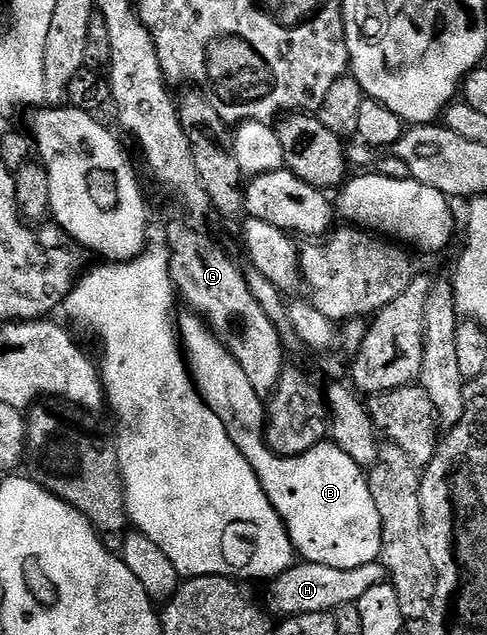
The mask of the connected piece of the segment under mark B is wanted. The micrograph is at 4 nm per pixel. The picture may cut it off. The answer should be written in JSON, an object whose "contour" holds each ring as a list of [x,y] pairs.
{"contour":[[[188,313],[189,315],[180,316],[179,319],[179,342],[183,348],[185,361],[189,369],[189,374],[193,377],[193,382],[197,385],[197,392],[205,399],[205,404],[215,413],[215,417],[219,417],[219,421],[225,423],[227,429],[227,437],[231,437],[231,441],[235,441],[235,449],[239,449],[239,453],[243,453],[243,457],[247,457],[247,461],[251,465],[251,469],[255,469],[255,477],[259,477],[259,481],[263,485],[263,493],[267,493],[267,497],[271,501],[271,505],[279,513],[279,517],[284,521],[287,533],[293,542],[294,552],[304,562],[318,563],[319,565],[331,565],[331,569],[359,569],[359,565],[367,565],[368,563],[376,563],[381,558],[383,550],[381,546],[381,518],[379,517],[379,509],[375,505],[375,501],[371,497],[371,489],[369,488],[369,481],[366,472],[362,466],[352,460],[350,456],[337,447],[333,441],[326,441],[324,443],[316,443],[307,453],[302,455],[276,455],[270,449],[268,442],[265,440],[265,428],[267,426],[267,407],[263,402],[262,396],[255,393],[255,389],[251,385],[251,381],[247,379],[247,373],[243,369],[243,365],[239,365],[239,361],[233,359],[229,348],[225,346],[224,342],[219,338],[218,332],[214,331],[212,326],[206,320],[202,319],[200,314]]]}

